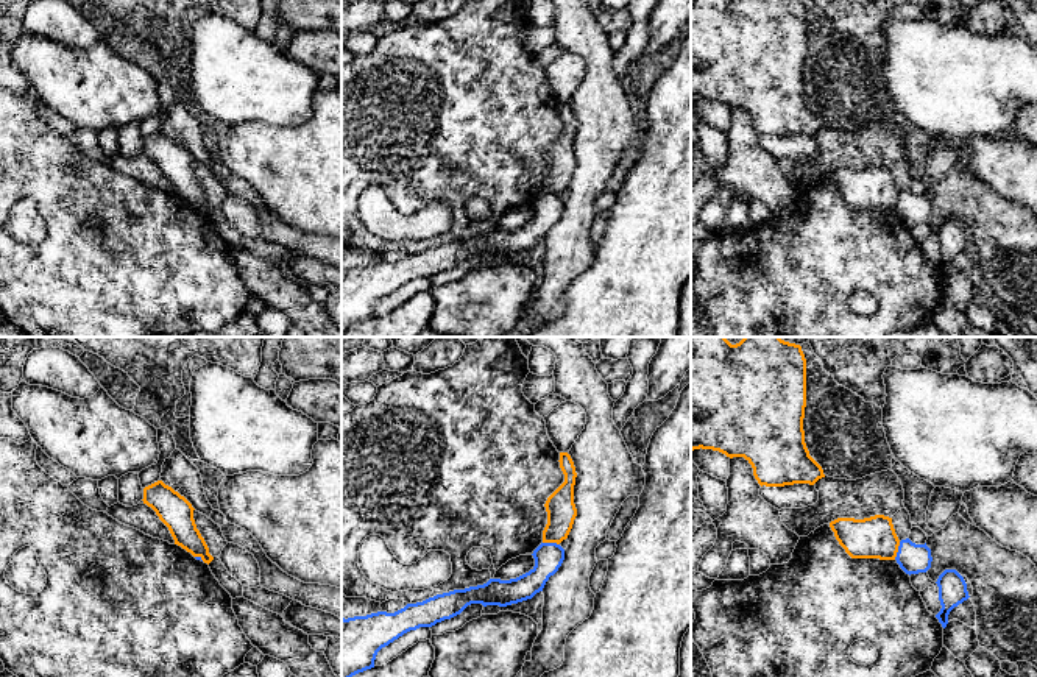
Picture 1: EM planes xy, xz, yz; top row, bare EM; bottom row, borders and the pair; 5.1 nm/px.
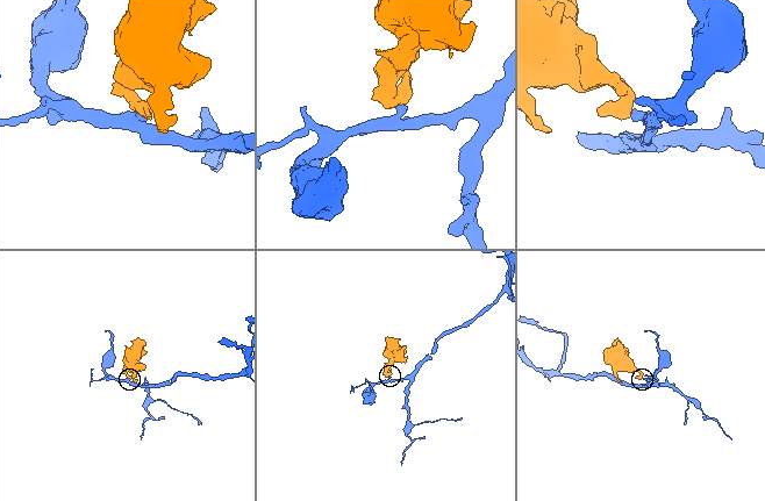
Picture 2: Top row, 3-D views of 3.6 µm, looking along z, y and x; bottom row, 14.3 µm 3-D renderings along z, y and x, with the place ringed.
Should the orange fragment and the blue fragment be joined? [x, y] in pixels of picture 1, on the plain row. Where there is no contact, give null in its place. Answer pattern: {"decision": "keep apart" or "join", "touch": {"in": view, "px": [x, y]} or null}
{"decision": "keep apart", "touch": {"in": "yz", "px": [897, 202]}}

